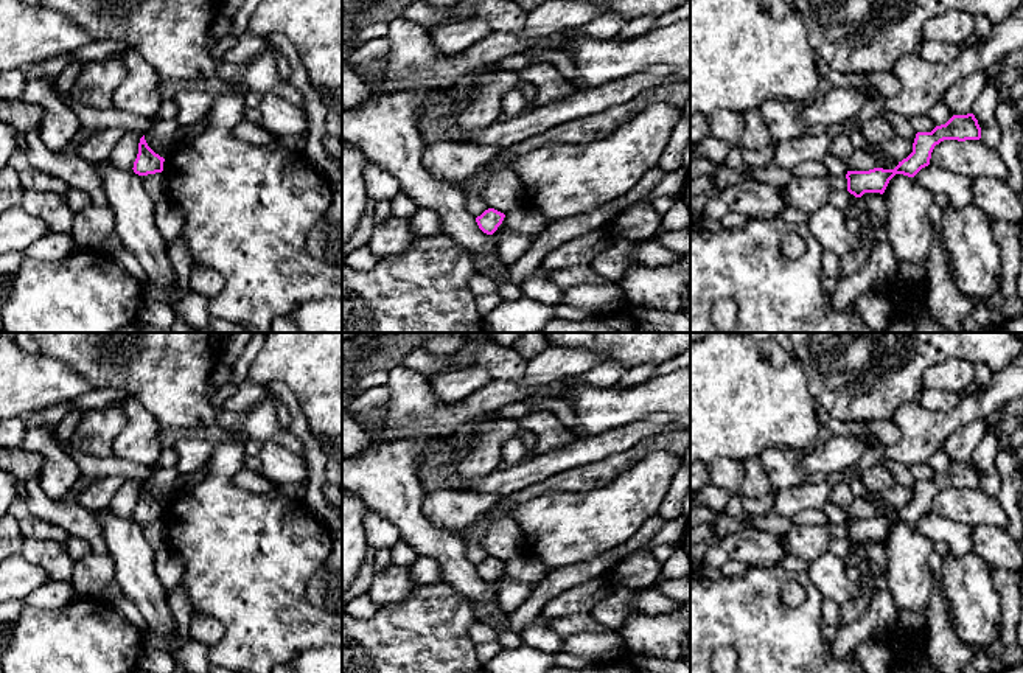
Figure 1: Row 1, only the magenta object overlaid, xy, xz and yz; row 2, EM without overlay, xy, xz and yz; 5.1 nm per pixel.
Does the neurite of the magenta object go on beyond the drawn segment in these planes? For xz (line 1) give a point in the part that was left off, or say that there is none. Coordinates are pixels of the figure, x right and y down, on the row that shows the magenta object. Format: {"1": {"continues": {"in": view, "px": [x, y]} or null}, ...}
{"1": {"continues": null}}

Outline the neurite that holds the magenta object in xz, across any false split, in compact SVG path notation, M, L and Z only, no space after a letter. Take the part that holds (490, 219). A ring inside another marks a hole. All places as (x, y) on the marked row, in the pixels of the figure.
M488 208L480 216L476 218L476 222L484 233L493 235L502 224L504 218L505 218L504 213L494 208Z

